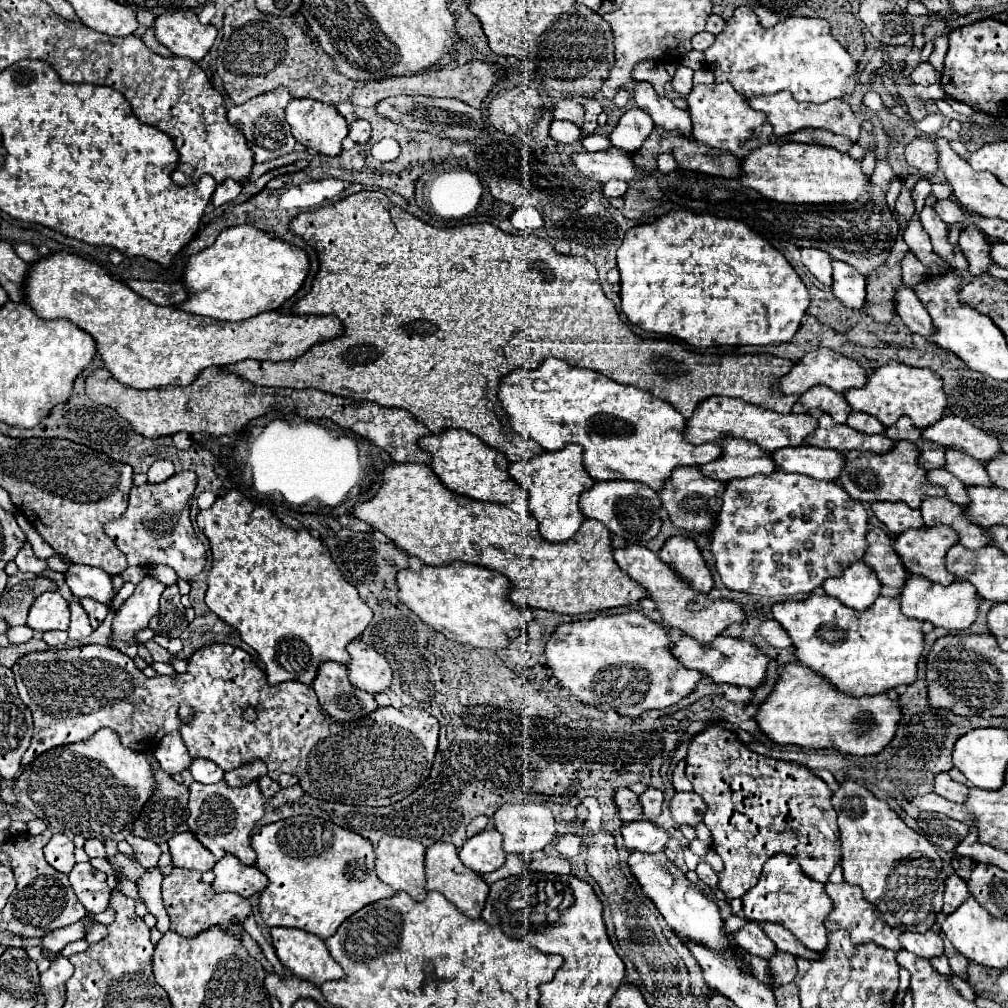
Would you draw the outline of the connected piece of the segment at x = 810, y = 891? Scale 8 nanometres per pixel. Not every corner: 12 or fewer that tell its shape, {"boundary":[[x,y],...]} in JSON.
{"boundary":[[776,853],[742,895],[744,917],[824,951],[832,899]]}

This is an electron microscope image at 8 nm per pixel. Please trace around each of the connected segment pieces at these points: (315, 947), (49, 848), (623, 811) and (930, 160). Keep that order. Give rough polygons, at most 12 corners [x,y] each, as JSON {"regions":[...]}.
{"regions":[[[274,927],[284,967],[316,987],[342,979],[324,939]],[[64,833],[44,847],[46,861],[60,873],[74,867],[74,843]],[[618,789],[614,803],[622,821],[644,819],[640,799],[630,789]],[[932,139],[906,145],[906,161],[922,175],[938,169]]]}

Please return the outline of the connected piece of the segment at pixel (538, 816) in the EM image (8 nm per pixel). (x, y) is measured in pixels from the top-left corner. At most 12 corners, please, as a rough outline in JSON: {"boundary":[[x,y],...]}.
{"boundary":[[506,803],[494,819],[506,853],[556,837],[546,805]]}

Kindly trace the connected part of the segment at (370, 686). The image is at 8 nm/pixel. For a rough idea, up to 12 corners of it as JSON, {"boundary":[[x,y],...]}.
{"boundary":[[360,639],[346,649],[348,679],[372,695],[390,689],[392,669]]}

